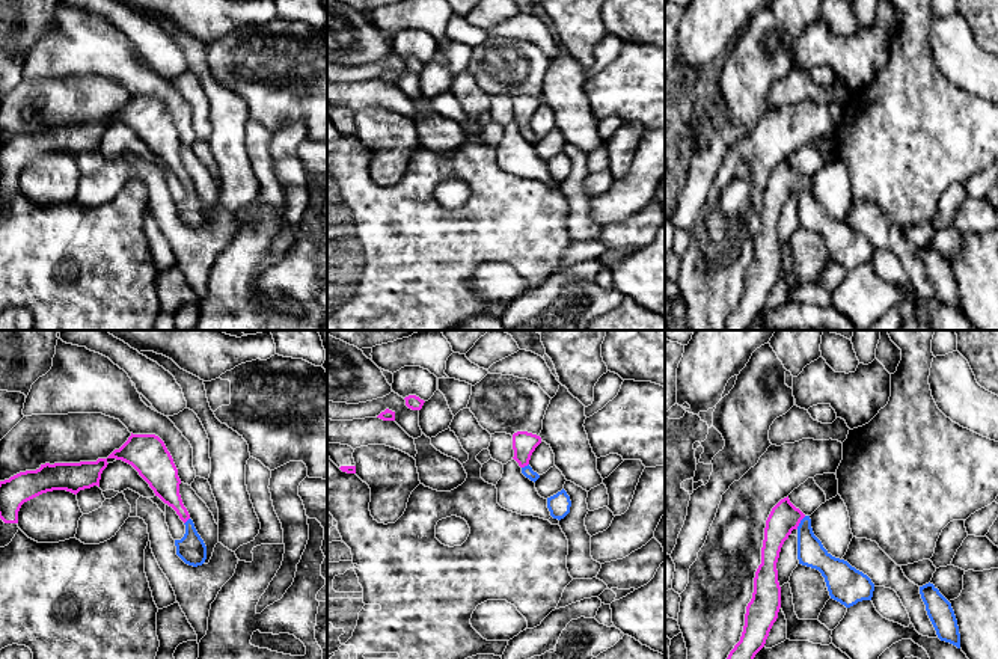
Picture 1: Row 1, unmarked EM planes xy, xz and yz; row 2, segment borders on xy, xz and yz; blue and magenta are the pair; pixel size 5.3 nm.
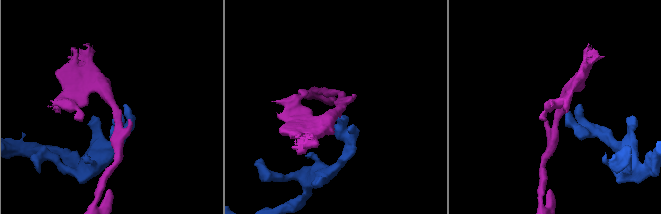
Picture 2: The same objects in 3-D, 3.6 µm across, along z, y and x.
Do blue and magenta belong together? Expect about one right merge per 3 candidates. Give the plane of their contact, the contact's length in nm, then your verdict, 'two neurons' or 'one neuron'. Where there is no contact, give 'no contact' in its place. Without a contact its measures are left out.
meets blue in yz; contact 90 nm long; one neuron

